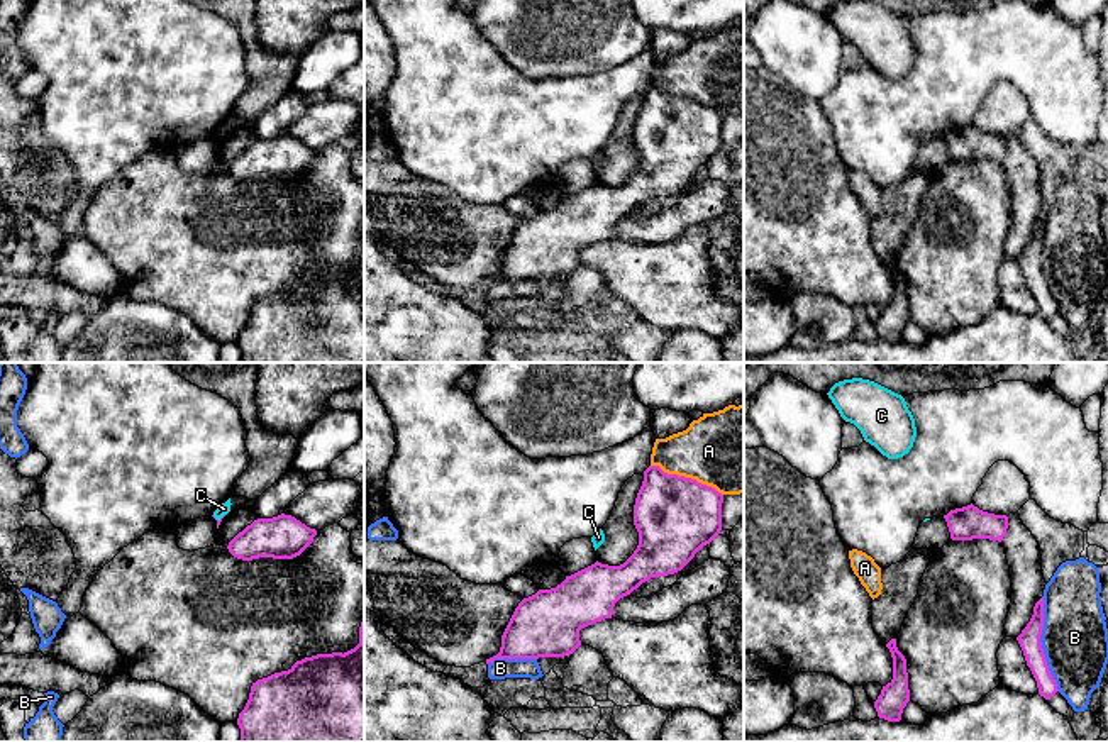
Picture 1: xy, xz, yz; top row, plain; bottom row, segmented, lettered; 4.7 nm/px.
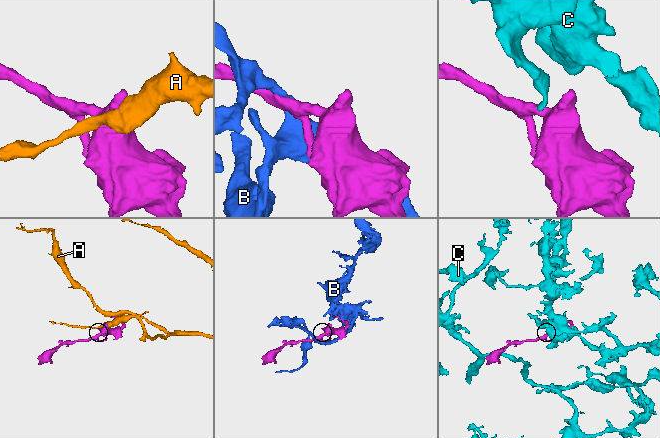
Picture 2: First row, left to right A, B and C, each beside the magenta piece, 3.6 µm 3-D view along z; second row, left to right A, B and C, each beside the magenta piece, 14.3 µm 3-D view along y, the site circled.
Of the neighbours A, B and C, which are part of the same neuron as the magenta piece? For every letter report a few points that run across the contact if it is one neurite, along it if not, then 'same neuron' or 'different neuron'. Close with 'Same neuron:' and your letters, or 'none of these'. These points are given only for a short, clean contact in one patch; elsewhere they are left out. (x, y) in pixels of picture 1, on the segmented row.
A: different neuron
B: different neuron
C: line xy (224, 514), (219, 519), (212, 515); different neuron
Same neuron: none of these

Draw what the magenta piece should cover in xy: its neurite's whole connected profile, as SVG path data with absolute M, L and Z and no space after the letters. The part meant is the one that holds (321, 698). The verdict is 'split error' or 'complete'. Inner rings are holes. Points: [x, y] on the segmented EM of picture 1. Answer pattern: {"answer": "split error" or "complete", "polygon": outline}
{"answer": "complete", "polygon": "M364 620L359 644L347 652L317 654L296 661L288 671L258 679L239 713L241 742L364 742Z"}

